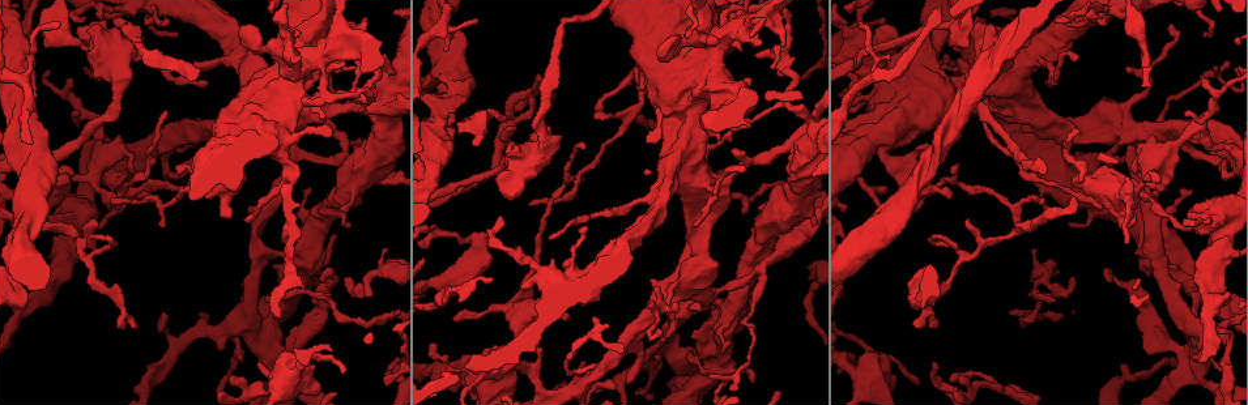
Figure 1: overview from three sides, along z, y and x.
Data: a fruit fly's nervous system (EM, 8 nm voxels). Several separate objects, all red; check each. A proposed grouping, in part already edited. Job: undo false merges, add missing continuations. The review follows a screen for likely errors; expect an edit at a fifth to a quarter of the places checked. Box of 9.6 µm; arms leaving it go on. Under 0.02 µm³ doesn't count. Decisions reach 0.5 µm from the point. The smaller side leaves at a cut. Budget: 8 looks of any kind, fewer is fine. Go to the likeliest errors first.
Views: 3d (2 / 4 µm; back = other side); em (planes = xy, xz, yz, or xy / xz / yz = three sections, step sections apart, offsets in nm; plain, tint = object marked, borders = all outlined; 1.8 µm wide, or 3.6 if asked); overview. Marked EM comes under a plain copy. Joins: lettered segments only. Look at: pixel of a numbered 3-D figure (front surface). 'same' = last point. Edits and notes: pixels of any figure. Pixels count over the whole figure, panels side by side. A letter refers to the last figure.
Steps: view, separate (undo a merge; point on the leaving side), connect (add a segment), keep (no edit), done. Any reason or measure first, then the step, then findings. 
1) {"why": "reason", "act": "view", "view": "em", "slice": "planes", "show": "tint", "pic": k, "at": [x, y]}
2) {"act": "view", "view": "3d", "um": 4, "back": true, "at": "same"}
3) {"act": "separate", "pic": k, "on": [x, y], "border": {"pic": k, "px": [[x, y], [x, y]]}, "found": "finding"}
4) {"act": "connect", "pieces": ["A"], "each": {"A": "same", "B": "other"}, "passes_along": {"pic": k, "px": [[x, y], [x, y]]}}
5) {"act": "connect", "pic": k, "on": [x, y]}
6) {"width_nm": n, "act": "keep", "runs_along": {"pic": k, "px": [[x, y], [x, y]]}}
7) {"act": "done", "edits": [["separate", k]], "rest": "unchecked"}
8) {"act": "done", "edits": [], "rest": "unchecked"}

{"why": "free end", "act": "view", "view": "3d", "um": 4, "pic": 1, "at": [965, 222]}

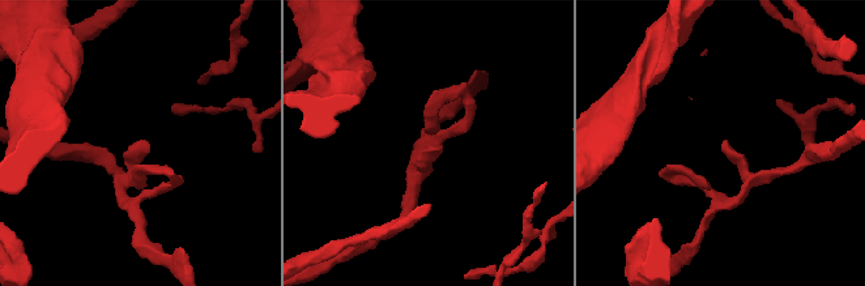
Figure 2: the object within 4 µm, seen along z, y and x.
{"act": "view", "view": "em", "slice": "xy", "step": 16, "show": "tint", "pic": 2, "at": [146, 141]}

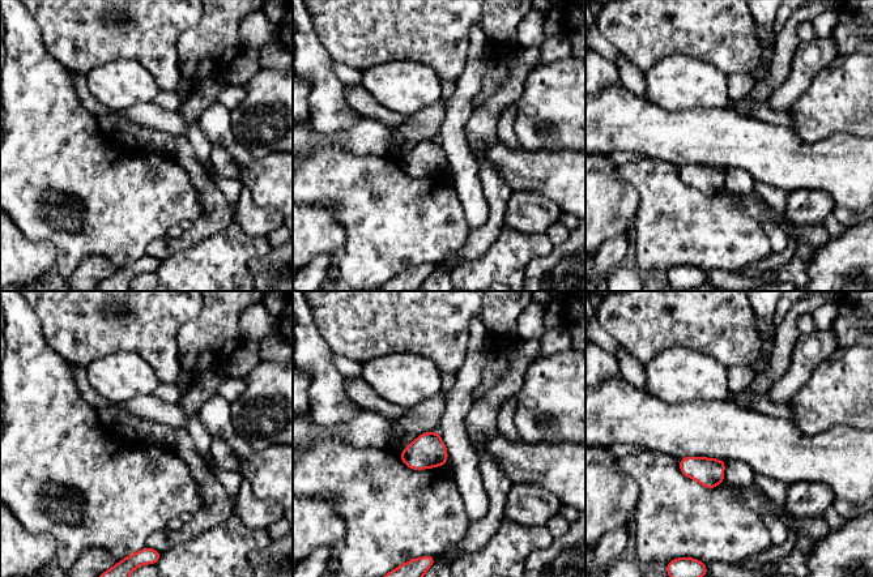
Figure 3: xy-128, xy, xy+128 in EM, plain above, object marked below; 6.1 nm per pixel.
{"why": "another direction", "act": "view", "view": "em", "slice": "planes", "show": "borders", "at": "same"}

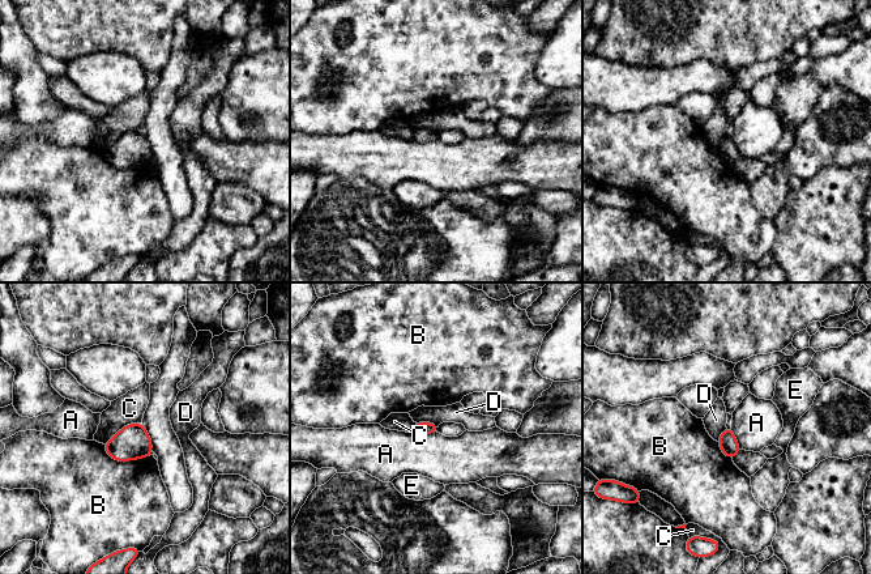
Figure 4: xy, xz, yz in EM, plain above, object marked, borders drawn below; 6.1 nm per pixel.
{"act": "keep", "each": {"A": "other", "B": "other", "C": "other", "D": "other", "E": "other"}, "border": {"pic": 4, "px": [[415, 421], [430, 421], [438, 426]]}, "found": "no lettered segment goes on from it"}

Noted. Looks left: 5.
{"why": "sudden change in width", "act": "view", "view": "em", "slice": "planes", "show": "borders", "pic": 1, "at": [323, 76]}

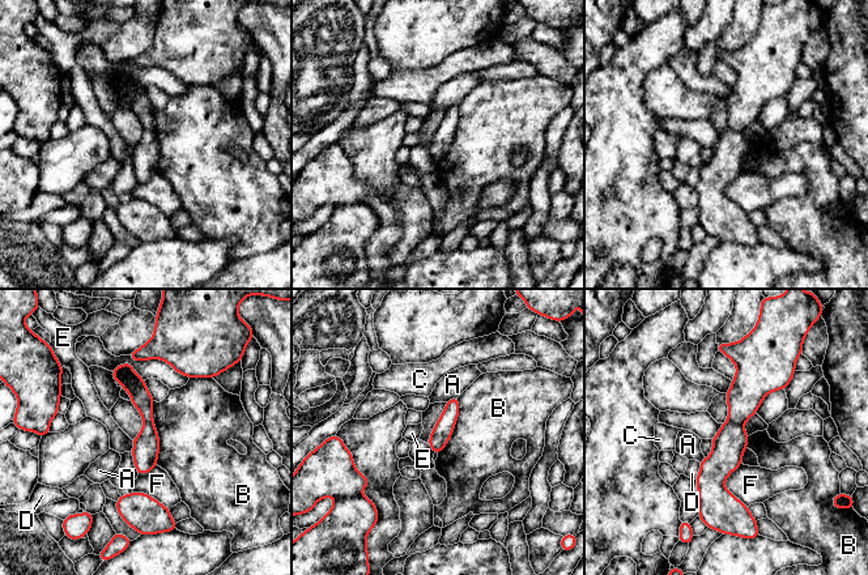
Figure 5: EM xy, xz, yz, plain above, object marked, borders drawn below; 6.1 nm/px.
{"width_nm": 120, "act": "separate", "pic": 5, "on": [728, 444], "each": {"A": "other", "B": "other", "C": "other", "D": "other", "E": "other", "F": "other"}, "part_leaving": {"pic": 5, "px": [[728, 425], [717, 468], [724, 514]]}, "found": "a second cell is stuck on"}

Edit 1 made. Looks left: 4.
{"why": "arms part here", "act": "view", "view": "3d", "um": 4, "back": true, "pic": 1, "at": [178, 344]}

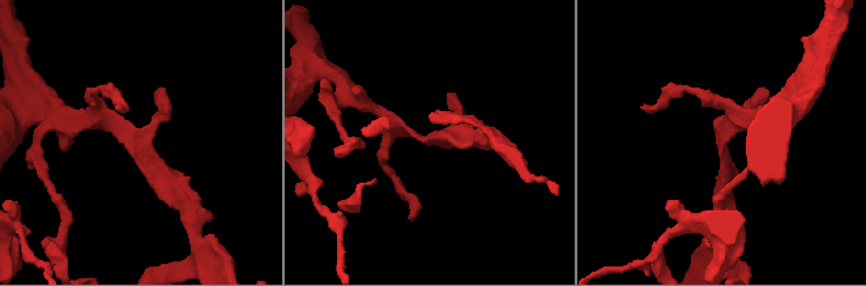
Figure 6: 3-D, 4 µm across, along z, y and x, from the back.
{"act": "view", "view": "em", "slice": "planes", "show": "borders", "pic": 6, "at": [724, 145]}

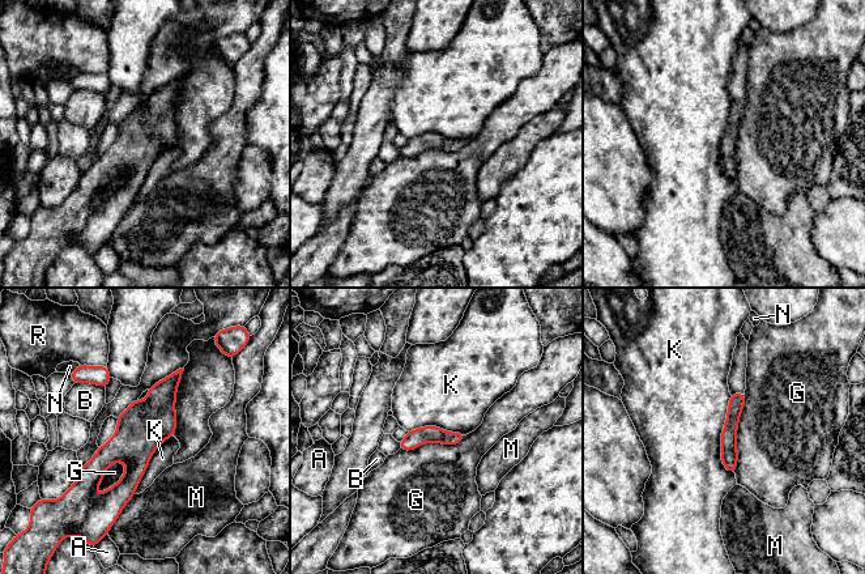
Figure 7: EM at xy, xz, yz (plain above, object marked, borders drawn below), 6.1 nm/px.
{"longest_contact_nm": ["K", 500], "act": "keep", "each": {"A": "other", "B": "other", "G": "other", "K": "other", "M": "other", "N": "other", "R": "other"}, "border": {"pic": 7, "px": [[731, 395], [721, 463], [734, 475]]}, "found": "one cell here"}

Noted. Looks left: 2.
{"act": "done", "edits": [["separate", 5]], "rest": "unchecked"}

